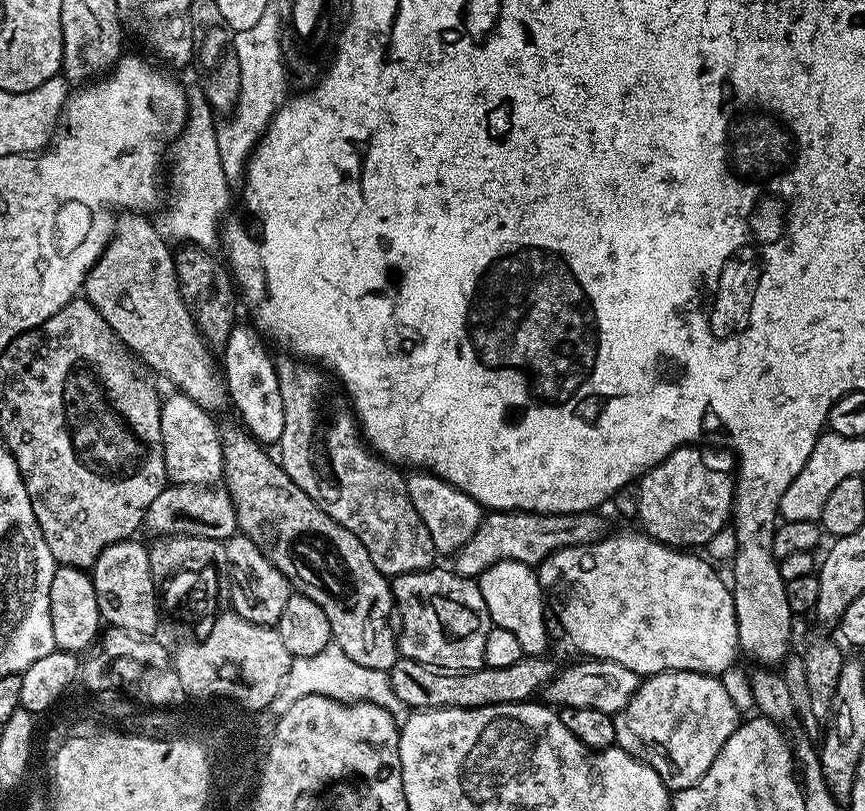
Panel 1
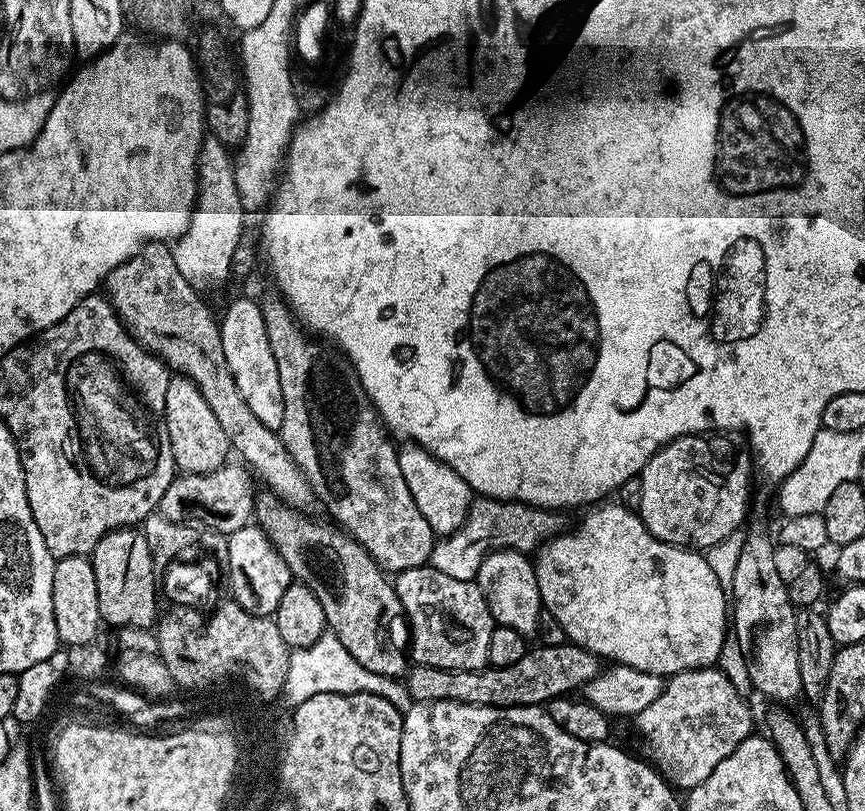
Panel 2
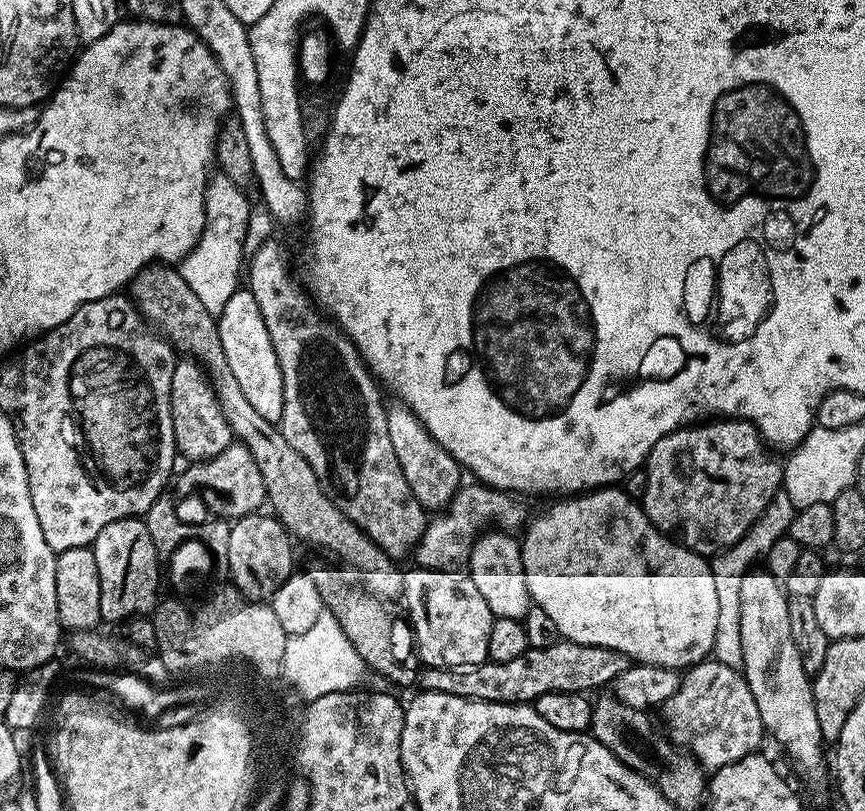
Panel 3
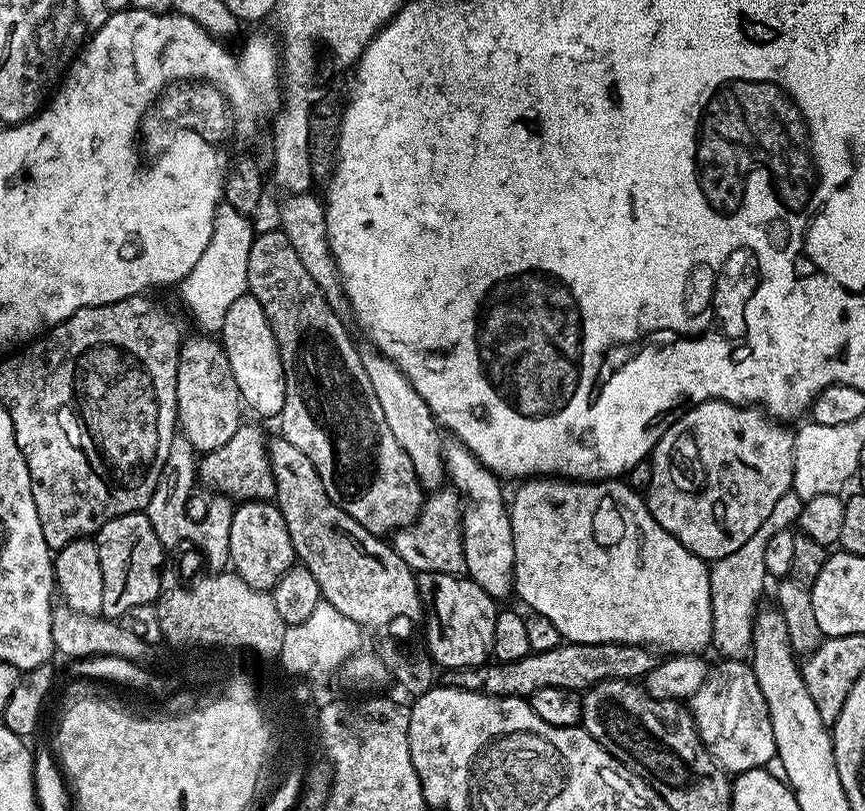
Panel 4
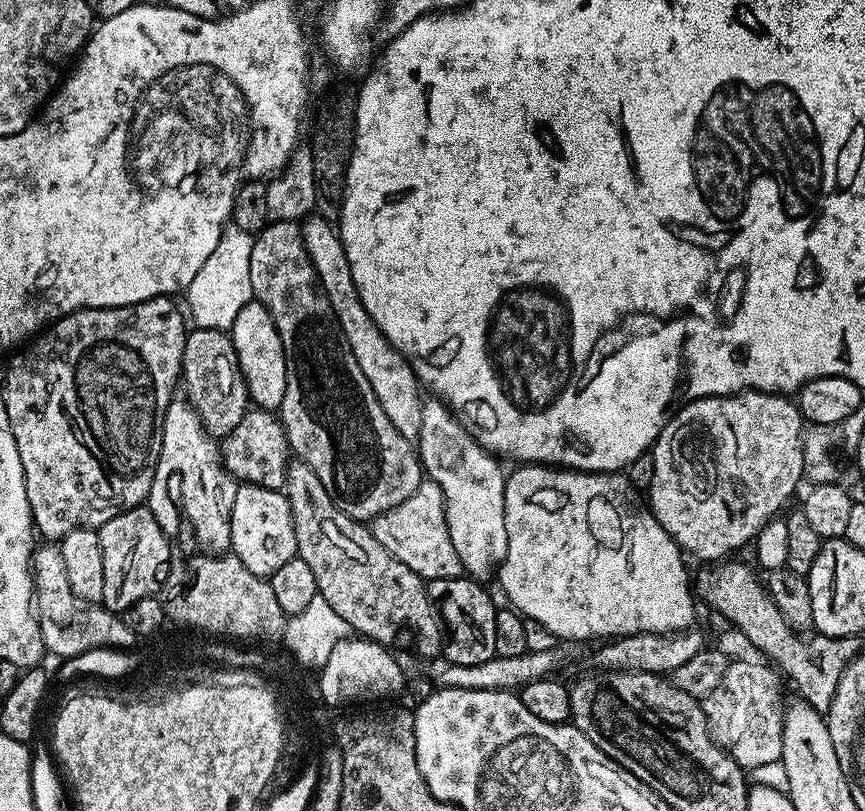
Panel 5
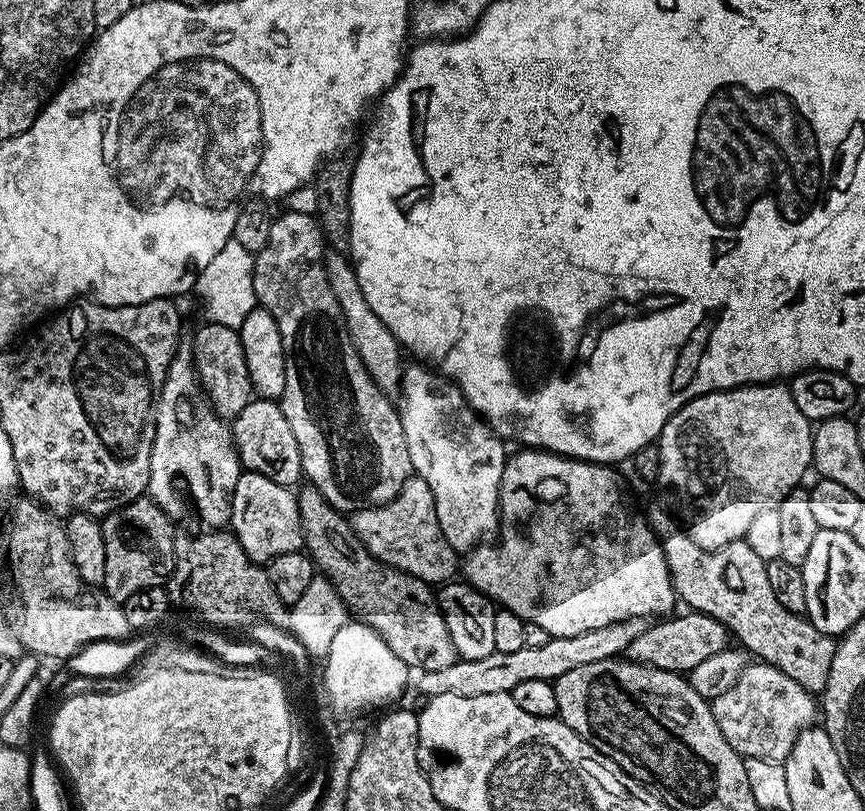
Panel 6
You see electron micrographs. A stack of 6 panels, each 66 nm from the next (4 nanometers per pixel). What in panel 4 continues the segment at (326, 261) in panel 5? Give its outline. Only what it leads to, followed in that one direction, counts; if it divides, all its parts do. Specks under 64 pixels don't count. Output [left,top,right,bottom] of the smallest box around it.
[279,191,446,490]

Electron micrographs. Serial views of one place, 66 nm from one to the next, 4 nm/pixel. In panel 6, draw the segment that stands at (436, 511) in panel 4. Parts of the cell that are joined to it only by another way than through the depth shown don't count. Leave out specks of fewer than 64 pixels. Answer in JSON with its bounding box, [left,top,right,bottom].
[350,474,458,586]

